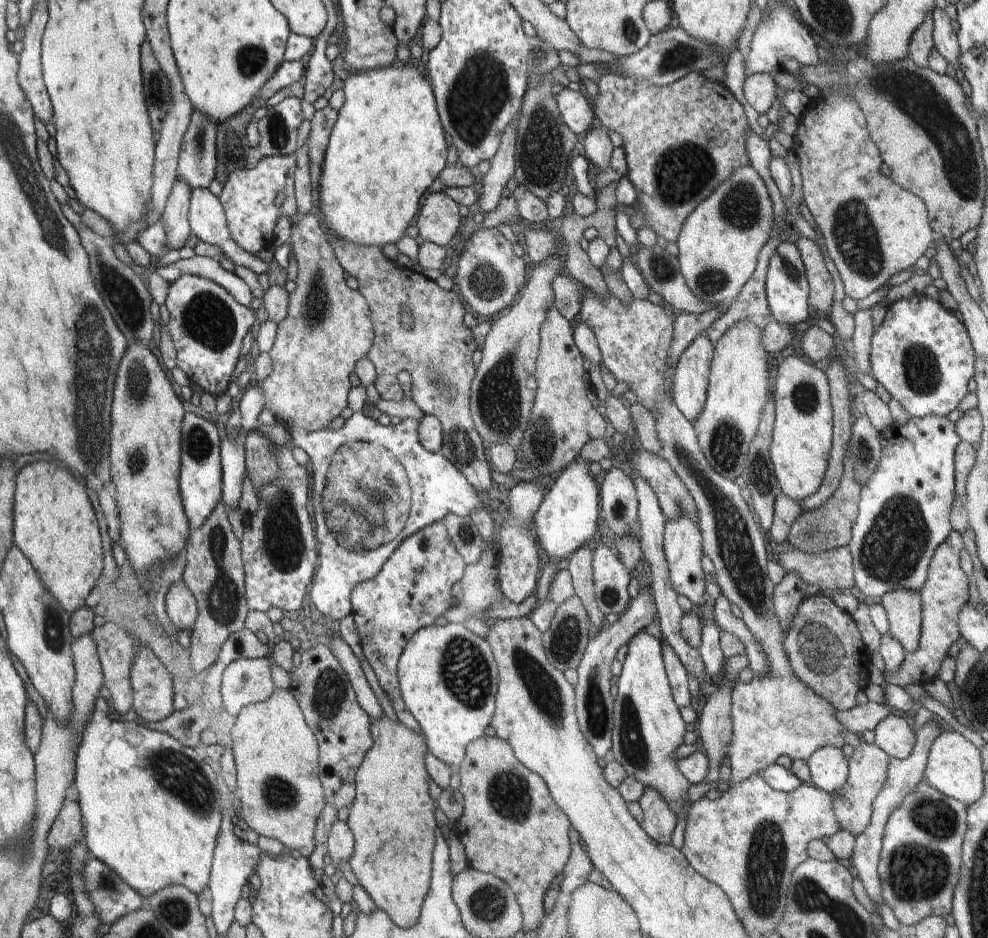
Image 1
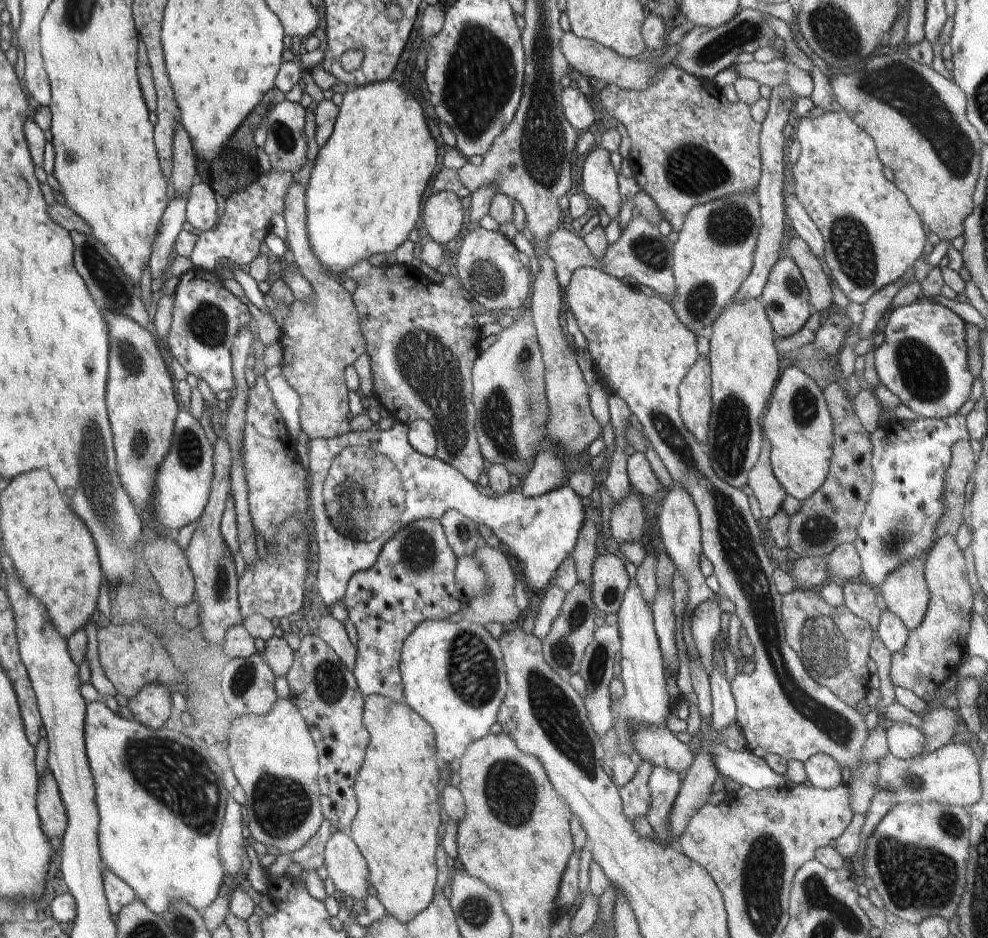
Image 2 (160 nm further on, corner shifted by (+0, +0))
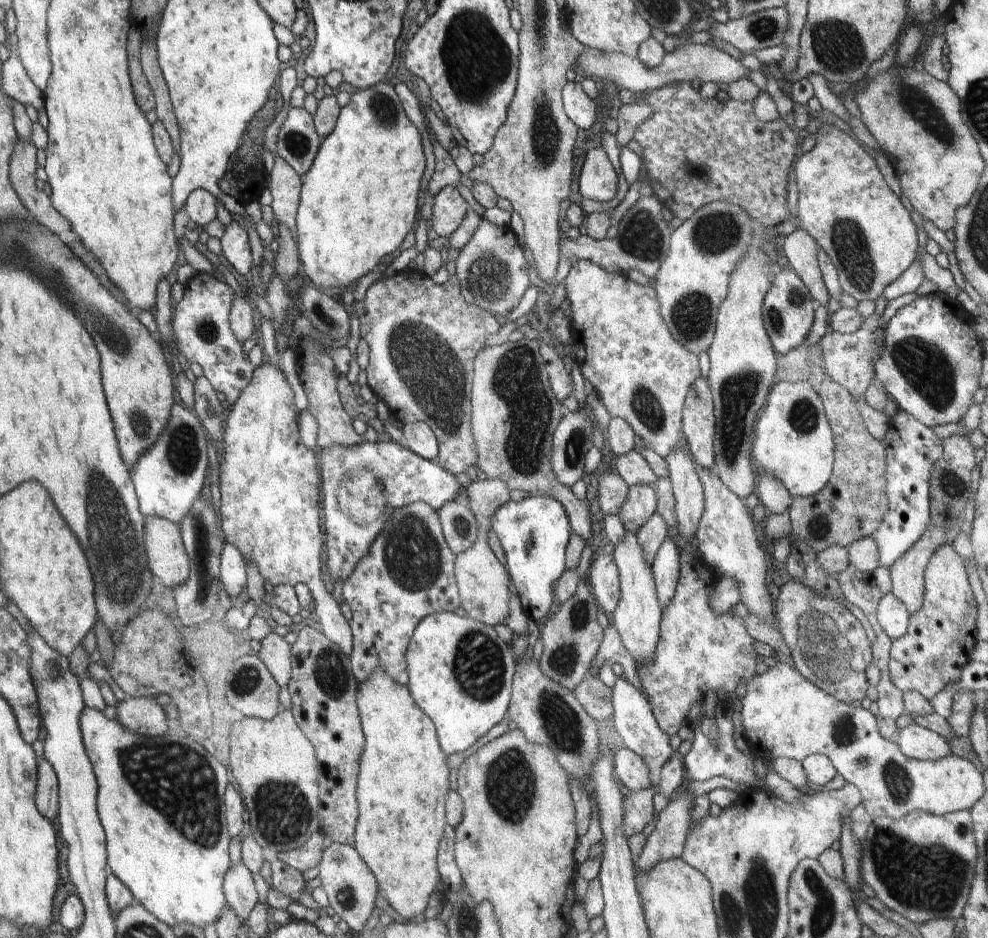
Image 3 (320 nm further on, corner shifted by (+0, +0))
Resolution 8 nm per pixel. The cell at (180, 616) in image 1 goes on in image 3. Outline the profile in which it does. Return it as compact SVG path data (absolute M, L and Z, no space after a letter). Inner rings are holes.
M159 516L143 519L144 548L152 574L171 589L186 582L191 562L179 526Z

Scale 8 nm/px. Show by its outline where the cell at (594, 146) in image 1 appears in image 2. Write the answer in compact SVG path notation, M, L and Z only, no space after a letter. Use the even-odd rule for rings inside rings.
M596 146L588 153L583 165L582 188L589 199L604 207L612 220L619 218L621 205L616 176L607 150Z

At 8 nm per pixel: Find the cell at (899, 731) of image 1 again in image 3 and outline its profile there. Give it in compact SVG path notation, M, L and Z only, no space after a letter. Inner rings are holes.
M910 724L898 730L896 746L906 758L918 761L934 761L952 753L949 742L932 730Z

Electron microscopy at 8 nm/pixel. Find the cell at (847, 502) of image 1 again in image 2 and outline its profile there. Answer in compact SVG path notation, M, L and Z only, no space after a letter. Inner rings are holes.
M828 383L823 395L833 418L833 453L824 484L789 518L789 547L799 557L826 557L839 544L853 543L875 483L871 434L856 416L853 403L838 383Z

